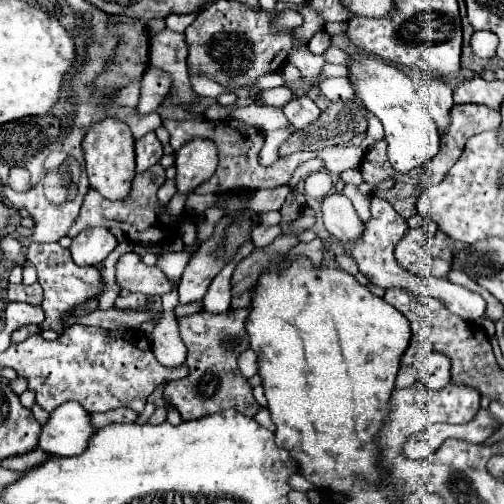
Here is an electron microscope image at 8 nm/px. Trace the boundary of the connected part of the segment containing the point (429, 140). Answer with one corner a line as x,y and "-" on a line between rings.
353,58
349,70
353,74
353,88
357,98
361,98
367,110
373,112
385,128
387,160
391,166
405,174
417,166
427,164
439,152
439,132
433,118
419,102
411,78
379,58

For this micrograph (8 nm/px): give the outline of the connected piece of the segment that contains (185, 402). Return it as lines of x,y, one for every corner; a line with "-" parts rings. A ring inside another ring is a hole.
237,308
227,310
223,314
211,314
207,310
201,310
193,316
177,318
181,338
187,346
187,366
189,376
183,380
175,380
165,384
163,398
177,408
183,420
193,420
203,414
221,412
227,408
235,408
241,414
247,414
253,418
261,406
253,398
253,388
249,380
241,374
237,360
239,356
249,350
249,334
245,330
245,320
249,316
251,308

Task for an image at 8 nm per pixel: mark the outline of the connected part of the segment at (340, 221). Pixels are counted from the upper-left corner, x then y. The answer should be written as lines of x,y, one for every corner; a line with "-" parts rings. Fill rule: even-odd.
339,192
327,194
321,202
325,228
339,238
341,242
353,242
361,238
361,230
365,230
363,220
357,216
349,198

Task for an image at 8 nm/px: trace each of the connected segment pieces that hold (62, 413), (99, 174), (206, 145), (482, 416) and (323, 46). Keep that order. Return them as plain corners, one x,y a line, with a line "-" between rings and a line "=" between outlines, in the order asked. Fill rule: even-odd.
65,402
65,406
59,406
43,426
39,448
55,456
83,454
93,434
95,426
91,424
89,412
77,402
=
107,118
89,128
83,142
85,168
89,174
89,184
107,200
125,200
131,192
131,182
135,178
135,138
127,124
=
193,138
177,150
177,188
187,194
193,192
201,182
209,180
217,170
217,146
209,138
=
479,410
471,422
461,424
461,426
453,426
453,438
463,440
463,442
471,442
471,444
481,444
495,430
497,430
497,426
495,426
493,418
489,416
489,412
=
319,30
317,34
315,34
315,38
311,38
311,42
309,42
309,50
313,50
313,54
323,54
327,48
329,48
329,36
327,36
327,32
325,30

